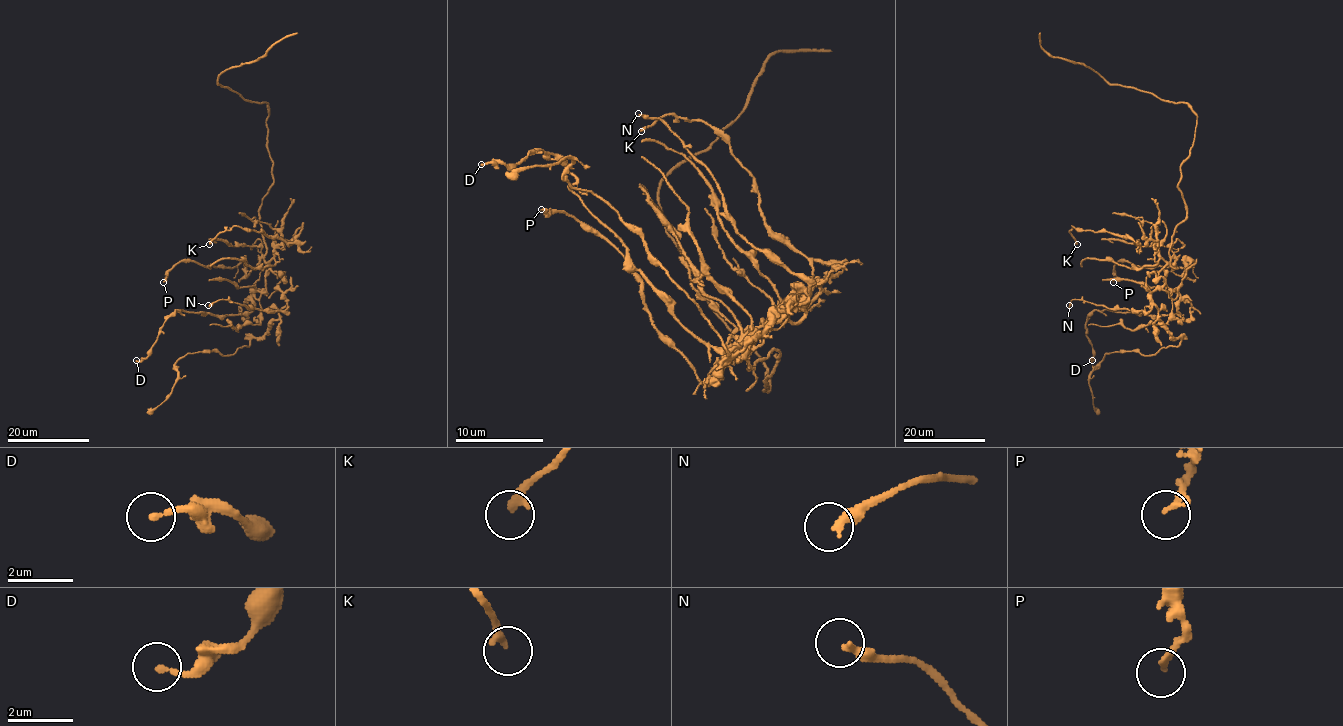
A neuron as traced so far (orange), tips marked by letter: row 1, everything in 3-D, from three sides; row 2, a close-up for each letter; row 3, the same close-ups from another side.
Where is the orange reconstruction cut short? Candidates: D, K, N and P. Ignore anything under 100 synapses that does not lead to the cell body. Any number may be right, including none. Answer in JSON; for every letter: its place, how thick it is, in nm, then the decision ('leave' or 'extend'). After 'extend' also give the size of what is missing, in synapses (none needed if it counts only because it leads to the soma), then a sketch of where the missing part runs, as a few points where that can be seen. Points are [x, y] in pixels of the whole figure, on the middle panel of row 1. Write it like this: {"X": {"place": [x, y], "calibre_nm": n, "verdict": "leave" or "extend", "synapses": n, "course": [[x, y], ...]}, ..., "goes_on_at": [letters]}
{"D": {"place": [481, 164], "calibre_nm": 180, "verdict": "leave"}, "K": {"place": [641, 131], "calibre_nm": 240, "verdict": "leave"}, "N": {"place": [638, 113], "calibre_nm": 280, "verdict": "leave"}, "P": {"place": [541, 209], "calibre_nm": 200, "verdict": "leave"}, "goes_on_at": []}

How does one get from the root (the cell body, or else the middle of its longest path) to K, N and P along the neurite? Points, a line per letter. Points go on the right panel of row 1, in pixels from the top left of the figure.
K: (1179, 224), (1169, 261), (1160, 255), (1155, 241), (1138, 246), (1124, 236), (1072, 226), (1070, 233), (1077, 244)
N: (1179, 224), (1170, 260), (1157, 275), (1165, 283), (1143, 310), (1108, 308), (1080, 299), (1069, 305)
P: (1179, 224), (1171, 244), (1172, 270), (1180, 276), (1192, 260), (1192, 266), (1142, 268), (1119, 260), (1113, 282)

